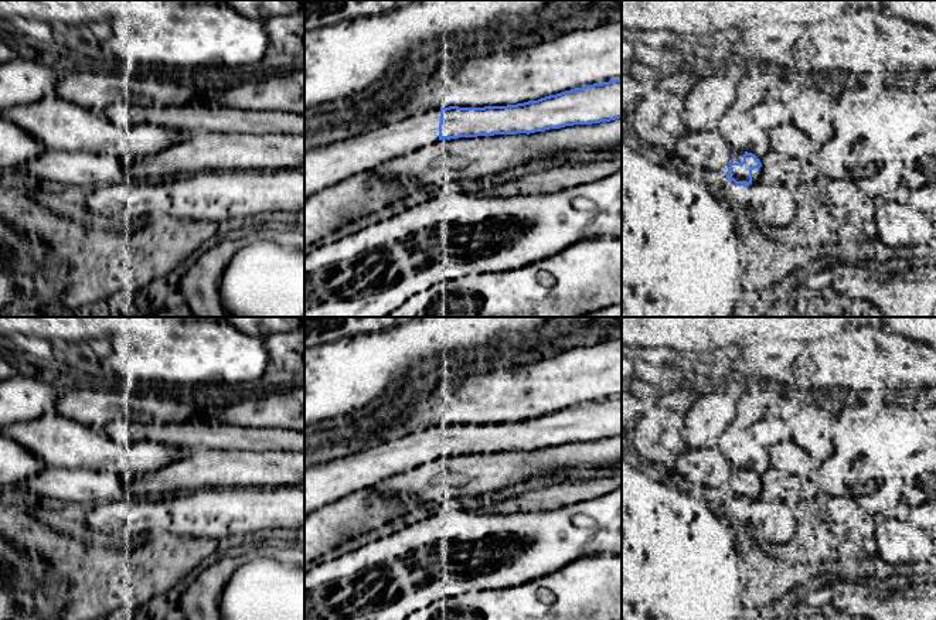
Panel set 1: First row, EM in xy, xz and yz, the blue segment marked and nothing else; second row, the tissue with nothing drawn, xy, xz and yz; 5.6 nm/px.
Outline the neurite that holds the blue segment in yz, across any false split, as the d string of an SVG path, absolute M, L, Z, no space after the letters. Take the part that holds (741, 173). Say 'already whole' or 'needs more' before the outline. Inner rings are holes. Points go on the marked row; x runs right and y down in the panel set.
needs more | M735 150L725 176L743 187L758 183L763 177L760 159L752 153Z

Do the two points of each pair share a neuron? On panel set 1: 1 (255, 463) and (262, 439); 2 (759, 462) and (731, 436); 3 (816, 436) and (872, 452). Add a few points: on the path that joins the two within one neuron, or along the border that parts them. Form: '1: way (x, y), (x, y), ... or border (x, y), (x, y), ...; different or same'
1: border (289, 449), (276, 449), (274, 452); different
2: way (752, 455), (738, 443); same
3: border (836, 419), (834, 450), (816, 466); different

